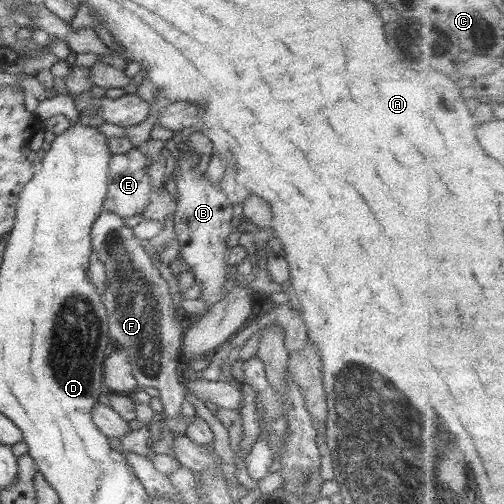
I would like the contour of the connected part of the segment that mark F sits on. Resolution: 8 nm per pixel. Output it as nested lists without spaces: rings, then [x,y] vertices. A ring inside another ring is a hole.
[[[101,210],[99,212],[99,216],[95,218],[95,222],[93,222],[90,232],[90,247],[94,252],[97,252],[97,256],[99,261],[103,263],[103,267],[105,267],[105,290],[103,290],[101,294],[103,308],[105,309],[105,316],[107,316],[107,328],[108,328],[108,337],[111,342],[113,342],[119,350],[125,351],[125,355],[127,355],[127,360],[130,364],[131,375],[135,378],[136,385],[138,388],[143,388],[145,386],[151,386],[159,393],[159,400],[163,405],[163,415],[161,417],[167,419],[181,419],[183,416],[180,414],[180,405],[184,402],[183,391],[184,388],[179,384],[181,382],[180,371],[182,367],[182,361],[180,361],[180,350],[181,350],[181,341],[182,331],[181,331],[181,319],[182,315],[180,311],[177,311],[171,305],[171,296],[169,295],[169,288],[167,287],[167,282],[161,278],[159,275],[159,271],[157,271],[157,265],[151,261],[151,256],[146,253],[140,245],[140,239],[135,238],[132,234],[132,229],[125,227],[123,225],[122,218],[113,214],[111,212],[107,212],[105,210]]]

